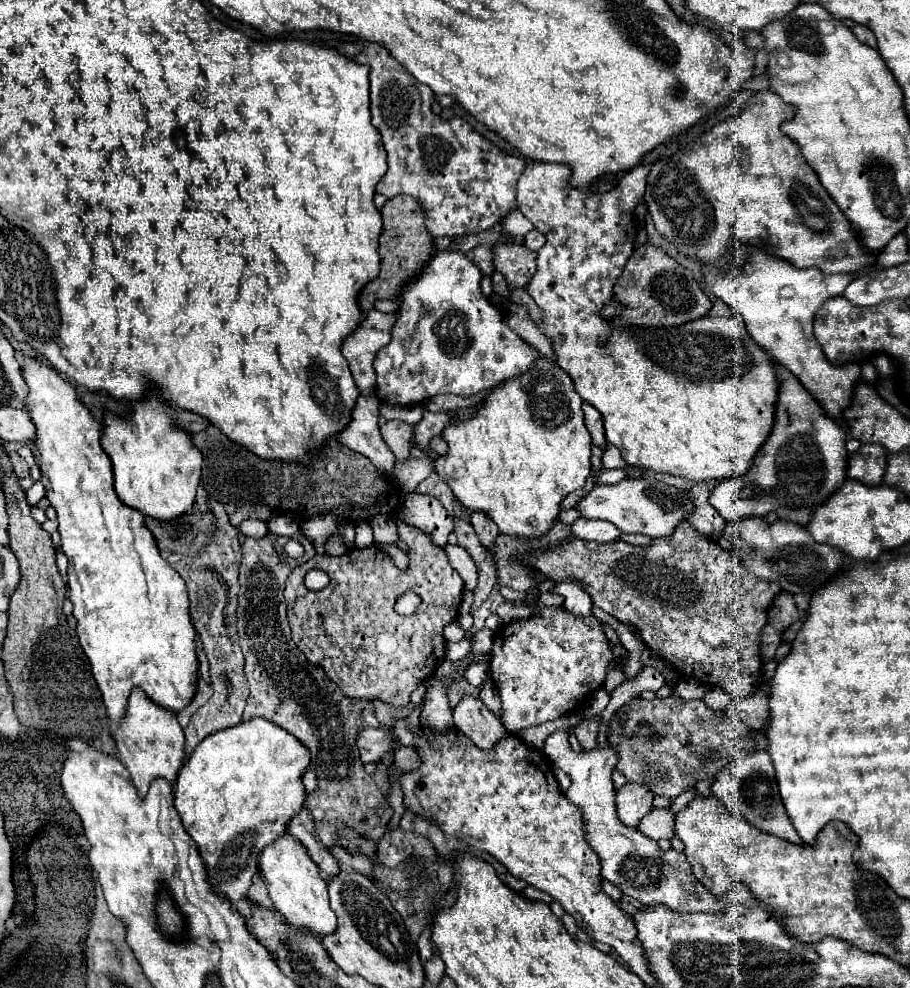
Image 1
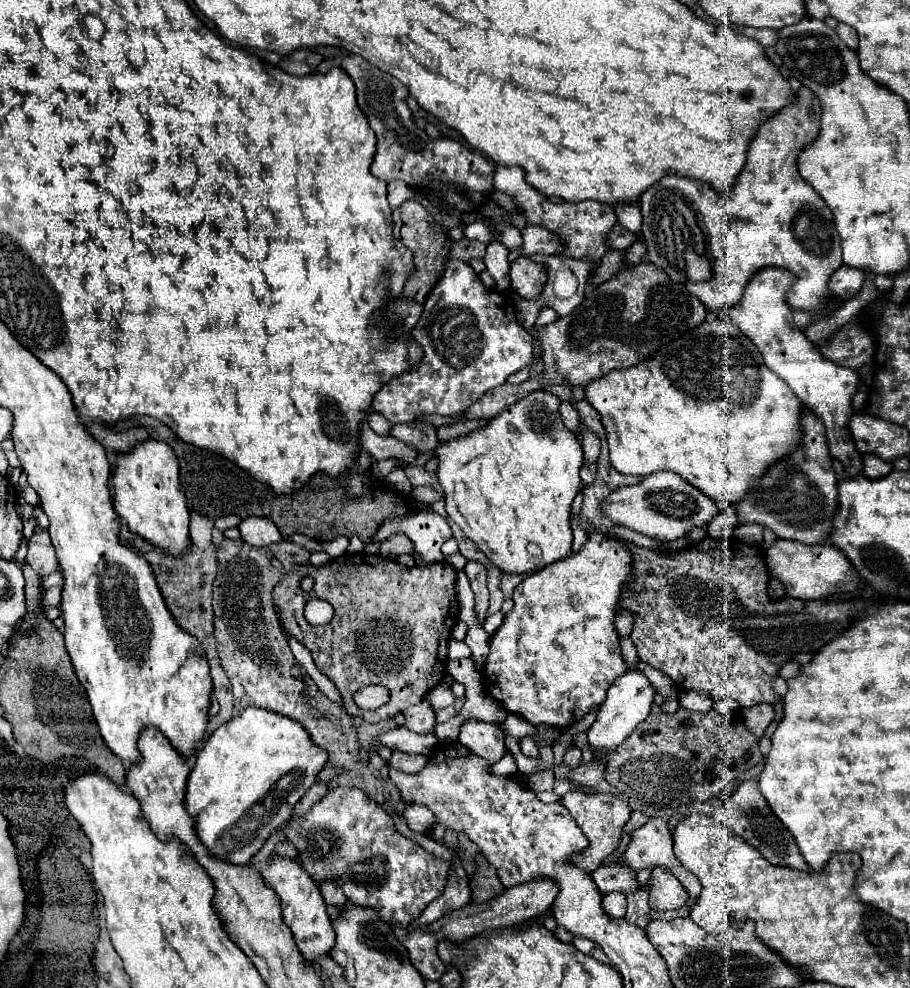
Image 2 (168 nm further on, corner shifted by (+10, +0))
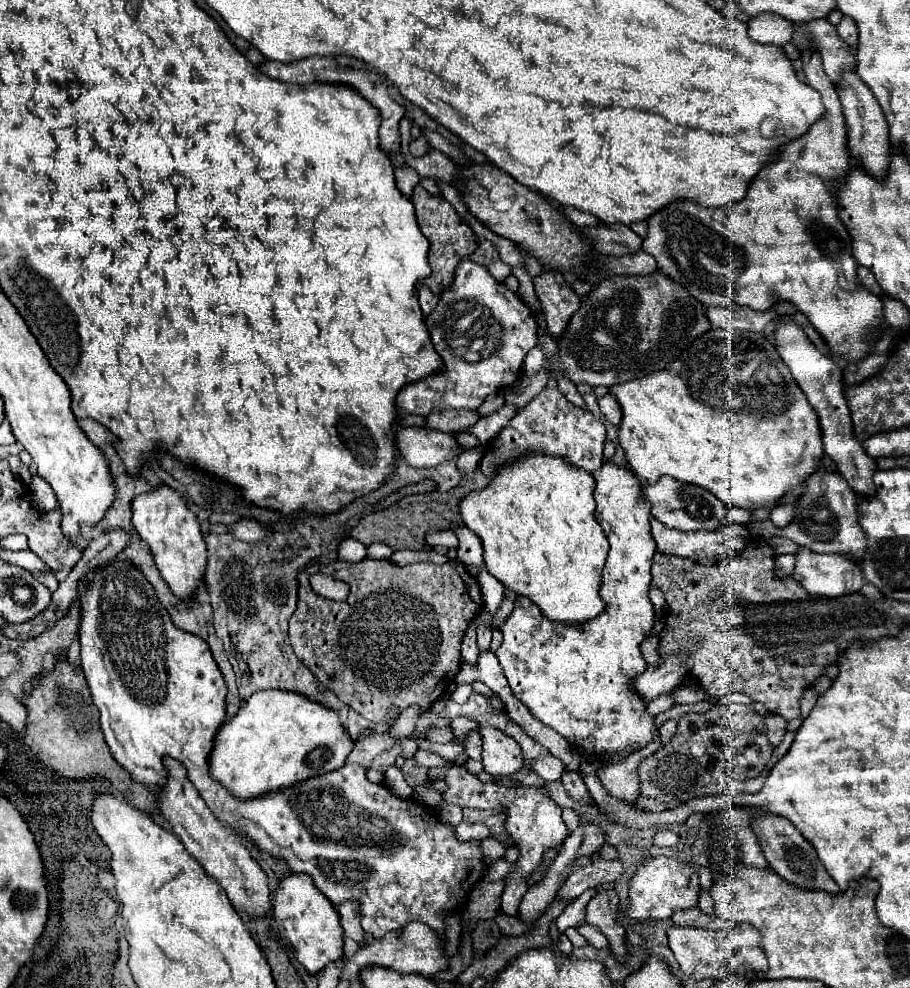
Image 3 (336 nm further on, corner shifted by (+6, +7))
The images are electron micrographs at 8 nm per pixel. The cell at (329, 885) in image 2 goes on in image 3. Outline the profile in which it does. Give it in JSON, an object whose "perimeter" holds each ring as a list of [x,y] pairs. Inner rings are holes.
{"perimeter":[[[344,902],[344,904],[338,906],[338,912],[340,912],[340,918],[342,918],[344,934],[348,938],[352,938],[358,946],[366,946],[368,944],[366,932],[360,926],[360,906],[356,902]]]}

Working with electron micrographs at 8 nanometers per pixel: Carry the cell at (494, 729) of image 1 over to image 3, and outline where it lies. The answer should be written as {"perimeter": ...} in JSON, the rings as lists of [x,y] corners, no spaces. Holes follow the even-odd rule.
{"perimeter":[[[482,724],[482,764],[488,774],[494,778],[504,778],[514,772],[518,772],[524,766],[524,756],[518,746],[518,742],[510,736],[506,736],[502,730]]]}

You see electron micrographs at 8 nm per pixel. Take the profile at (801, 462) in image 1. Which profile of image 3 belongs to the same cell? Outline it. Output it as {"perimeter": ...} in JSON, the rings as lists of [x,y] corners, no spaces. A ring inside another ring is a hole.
{"perimeter":[[[818,468],[808,478],[808,490],[798,502],[794,520],[780,530],[780,536],[794,540],[816,554],[846,554],[856,562],[862,562],[866,552],[866,534],[858,522],[858,496],[844,482],[840,474],[828,474],[824,468]]]}

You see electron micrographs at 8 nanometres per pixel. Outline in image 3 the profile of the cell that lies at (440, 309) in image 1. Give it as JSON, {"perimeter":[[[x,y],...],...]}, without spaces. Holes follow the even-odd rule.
{"perimeter":[[[462,260],[462,264],[456,268],[454,282],[442,294],[436,310],[426,318],[426,326],[436,352],[444,360],[444,368],[438,374],[422,382],[410,384],[406,386],[406,390],[400,390],[396,402],[406,414],[428,416],[434,410],[446,408],[476,410],[488,394],[512,386],[520,378],[526,354],[538,344],[538,324],[534,320],[532,310],[518,298],[518,294],[510,292],[504,284],[496,282],[484,266],[472,260]]]}

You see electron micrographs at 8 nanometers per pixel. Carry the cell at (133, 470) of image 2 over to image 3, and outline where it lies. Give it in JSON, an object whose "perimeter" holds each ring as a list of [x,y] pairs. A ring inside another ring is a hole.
{"perimeter":[[[160,486],[150,494],[140,494],[132,502],[132,526],[148,544],[158,572],[168,584],[170,592],[174,592],[178,600],[188,604],[196,596],[206,570],[204,536],[198,526],[196,514],[188,508],[188,502],[170,486]]]}

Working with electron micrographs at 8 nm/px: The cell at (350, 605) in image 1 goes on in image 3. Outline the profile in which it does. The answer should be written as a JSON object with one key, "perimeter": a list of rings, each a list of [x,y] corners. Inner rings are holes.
{"perimeter":[[[364,558],[358,564],[336,560],[324,564],[324,574],[348,582],[352,592],[344,602],[334,602],[314,594],[308,582],[310,574],[314,572],[322,572],[322,566],[314,564],[298,576],[298,608],[288,626],[294,654],[344,704],[374,724],[386,724],[386,714],[392,706],[398,708],[398,712],[404,712],[414,704],[420,708],[420,712],[426,712],[454,682],[454,676],[460,670],[462,638],[474,616],[484,606],[478,580],[466,570],[464,564],[456,560],[446,564],[418,562],[408,566],[396,566],[390,560],[372,558]]]}

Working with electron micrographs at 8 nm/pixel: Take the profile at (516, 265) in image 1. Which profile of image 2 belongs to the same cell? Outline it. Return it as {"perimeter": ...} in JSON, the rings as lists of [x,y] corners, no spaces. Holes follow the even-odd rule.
{"perimeter":[[[520,255],[510,263],[510,285],[524,299],[538,299],[546,283],[546,271],[542,265],[530,261],[528,255]]]}

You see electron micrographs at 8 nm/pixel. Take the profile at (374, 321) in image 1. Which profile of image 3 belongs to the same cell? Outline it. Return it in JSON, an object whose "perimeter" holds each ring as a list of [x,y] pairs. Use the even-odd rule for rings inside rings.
{"perimeter":[[[420,286],[420,290],[418,290],[418,300],[420,300],[420,306],[422,306],[424,316],[428,316],[428,314],[434,310],[434,306],[438,304],[438,296],[432,294],[426,286]]]}

